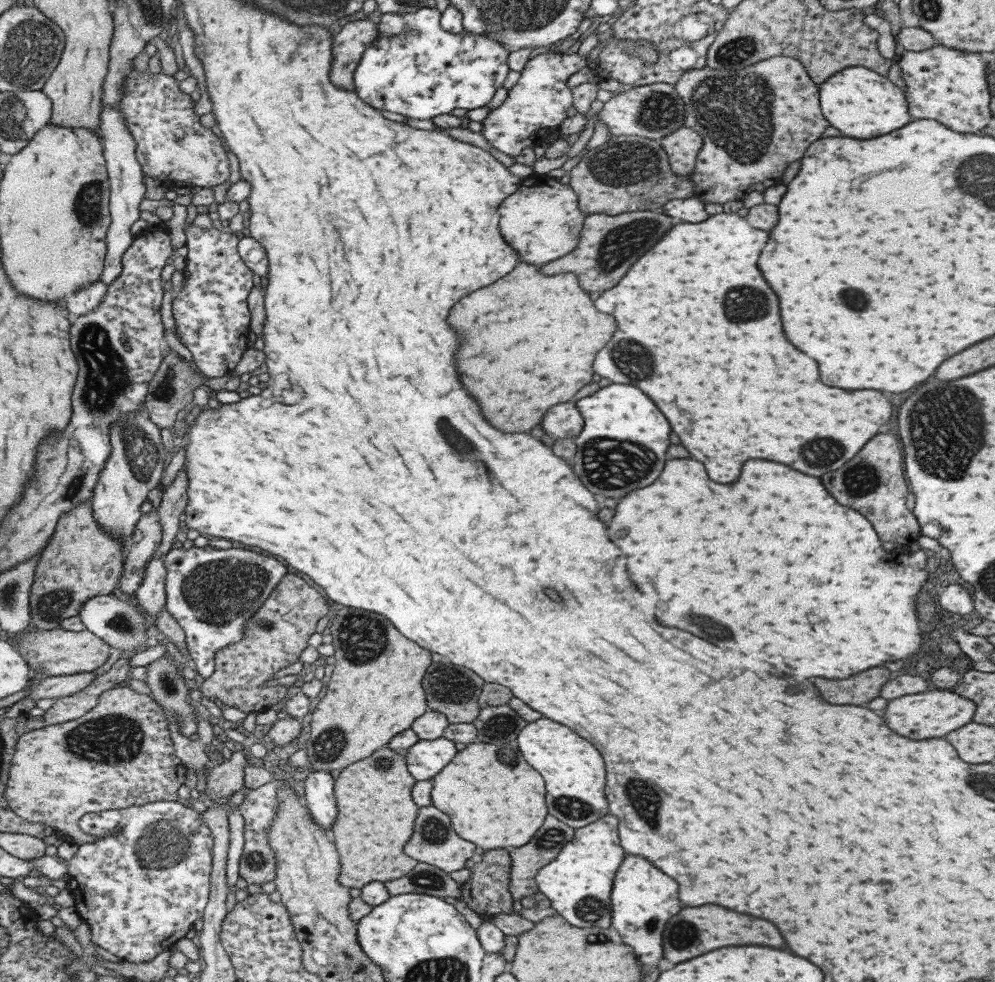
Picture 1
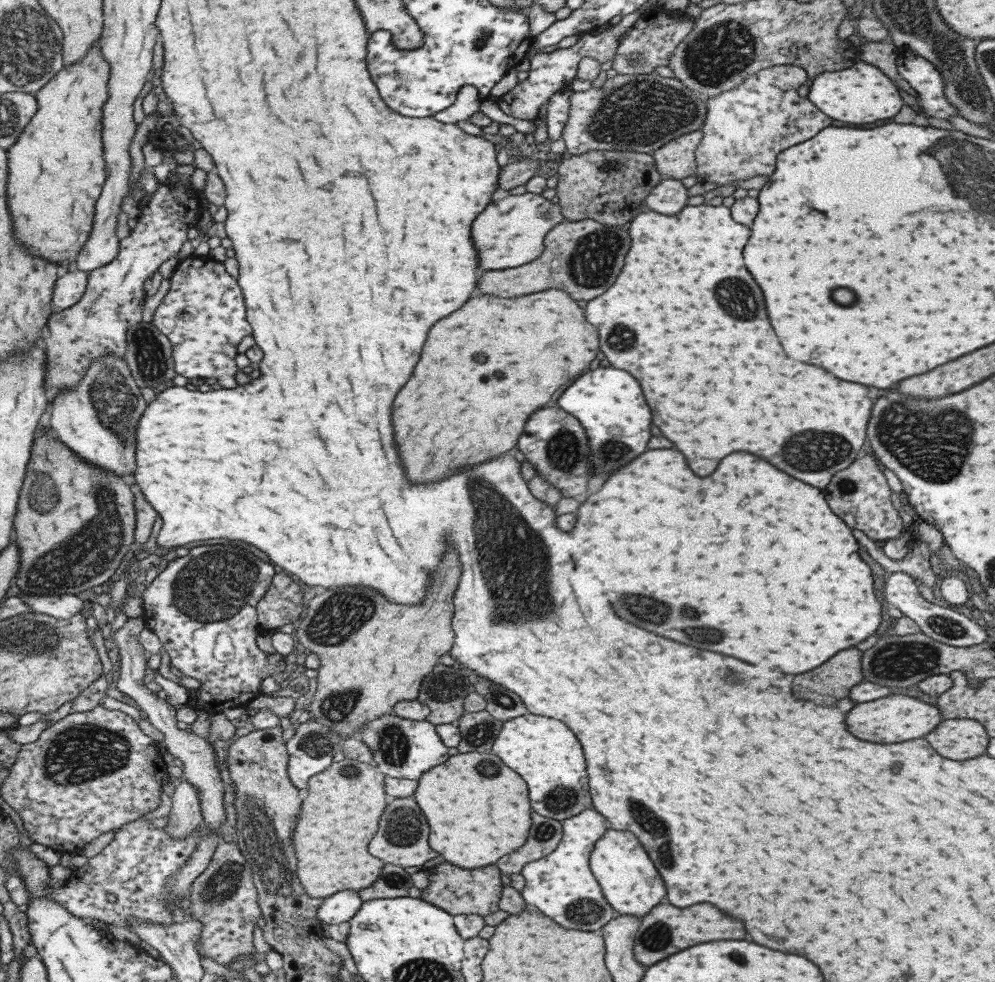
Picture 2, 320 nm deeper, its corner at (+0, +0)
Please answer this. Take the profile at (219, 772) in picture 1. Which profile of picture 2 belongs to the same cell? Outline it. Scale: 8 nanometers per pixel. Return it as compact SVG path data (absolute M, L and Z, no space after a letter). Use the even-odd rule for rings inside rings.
M181 780L173 790L170 801L171 809L166 815L164 830L172 838L185 838L202 822L199 799L194 786Z

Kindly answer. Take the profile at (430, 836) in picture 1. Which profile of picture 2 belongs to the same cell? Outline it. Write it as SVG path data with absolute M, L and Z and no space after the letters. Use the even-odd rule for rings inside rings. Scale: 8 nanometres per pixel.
M387 798L377 824L377 830L366 847L368 853L371 856L375 856L379 861L401 868L422 868L426 861L437 856L427 846L427 832L429 830L427 830L425 815L411 798Z

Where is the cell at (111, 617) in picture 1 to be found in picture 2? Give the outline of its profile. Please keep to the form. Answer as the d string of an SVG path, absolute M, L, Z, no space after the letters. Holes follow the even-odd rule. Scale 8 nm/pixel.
M21 591L17 597L31 609L31 613L45 614L46 616L67 620L75 614L81 614L82 604L84 607L89 605L89 602L84 603L71 594L63 594L63 596L23 596Z

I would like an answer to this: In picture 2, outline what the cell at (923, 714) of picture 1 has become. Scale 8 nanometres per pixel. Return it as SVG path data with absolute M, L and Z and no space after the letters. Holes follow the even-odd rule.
M907 695L885 696L863 704L855 703L855 706L845 714L847 730L855 738L867 742L903 742L903 740L921 738L931 728L939 726L939 722L943 722L943 719L939 716L936 705L929 705Z

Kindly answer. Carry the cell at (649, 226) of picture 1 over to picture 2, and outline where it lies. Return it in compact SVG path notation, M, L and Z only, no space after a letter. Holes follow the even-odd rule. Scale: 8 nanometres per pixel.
M591 219L575 222L564 220L547 232L543 240L543 250L537 258L515 268L481 272L474 290L477 290L477 295L511 298L559 287L573 300L591 300L603 294L619 274L623 256L629 248L627 228L628 223L607 226Z

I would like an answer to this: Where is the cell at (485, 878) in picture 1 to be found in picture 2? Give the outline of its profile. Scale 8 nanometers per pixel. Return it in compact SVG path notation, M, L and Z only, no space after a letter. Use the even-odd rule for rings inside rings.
M443 862L426 870L425 873L428 884L420 889L420 898L447 911L447 914L452 917L458 914L478 914L484 917L498 909L498 900L503 885L501 885L500 872L496 866L488 865L467 870Z

